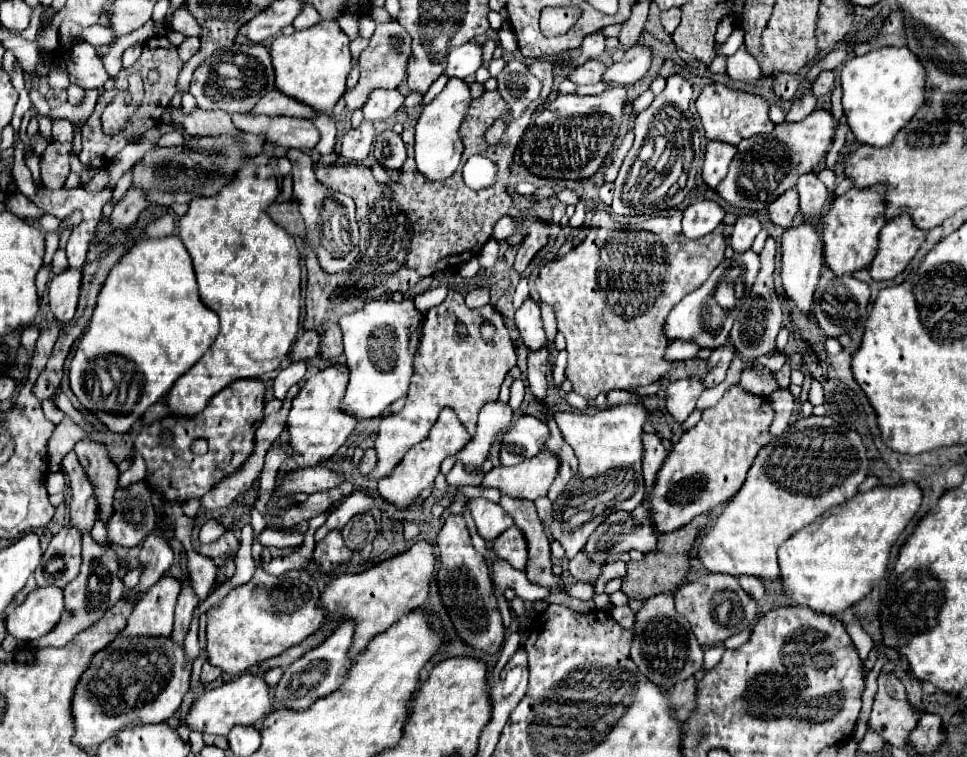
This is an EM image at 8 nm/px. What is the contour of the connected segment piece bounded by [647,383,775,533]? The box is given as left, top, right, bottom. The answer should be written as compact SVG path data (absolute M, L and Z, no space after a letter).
M739 383L731 385L715 407L705 409L703 419L675 443L657 475L653 491L647 495L657 531L681 529L695 517L729 501L743 485L757 451L771 441L769 427L773 417L771 401L743 389Z

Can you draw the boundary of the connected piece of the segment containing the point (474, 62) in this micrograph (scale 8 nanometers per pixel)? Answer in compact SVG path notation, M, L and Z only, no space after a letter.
M467 41L465 45L451 51L447 61L449 63L447 63L445 73L449 77L467 79L467 77L475 75L475 71L483 65L483 45L477 41Z

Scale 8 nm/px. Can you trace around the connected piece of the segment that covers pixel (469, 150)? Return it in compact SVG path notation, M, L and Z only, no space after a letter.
M485 91L479 99L471 101L469 113L459 129L459 135L467 137L463 139L463 145L465 145L463 161L469 159L473 153L487 151L487 145L483 143L483 135L485 135L485 129L499 117L501 107L507 107L507 105L503 103L499 91Z

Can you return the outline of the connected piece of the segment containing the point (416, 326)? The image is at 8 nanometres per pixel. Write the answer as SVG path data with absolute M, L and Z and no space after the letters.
M369 299L363 309L339 319L347 367L351 371L341 407L357 419L377 417L393 401L407 397L409 381L413 377L415 349L421 339L421 313L409 313L409 319L399 319L399 307L403 307L403 301Z

